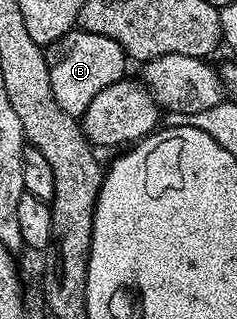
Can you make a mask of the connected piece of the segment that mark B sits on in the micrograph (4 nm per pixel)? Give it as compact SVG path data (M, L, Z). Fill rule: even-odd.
M71 30L45 49L48 62L48 78L52 78L52 94L56 94L56 102L60 102L60 110L68 110L68 114L81 118L84 110L88 110L92 98L104 90L104 86L112 86L112 82L123 79L127 75L128 57L123 48L112 38L104 38L104 34L92 34L81 30Z

